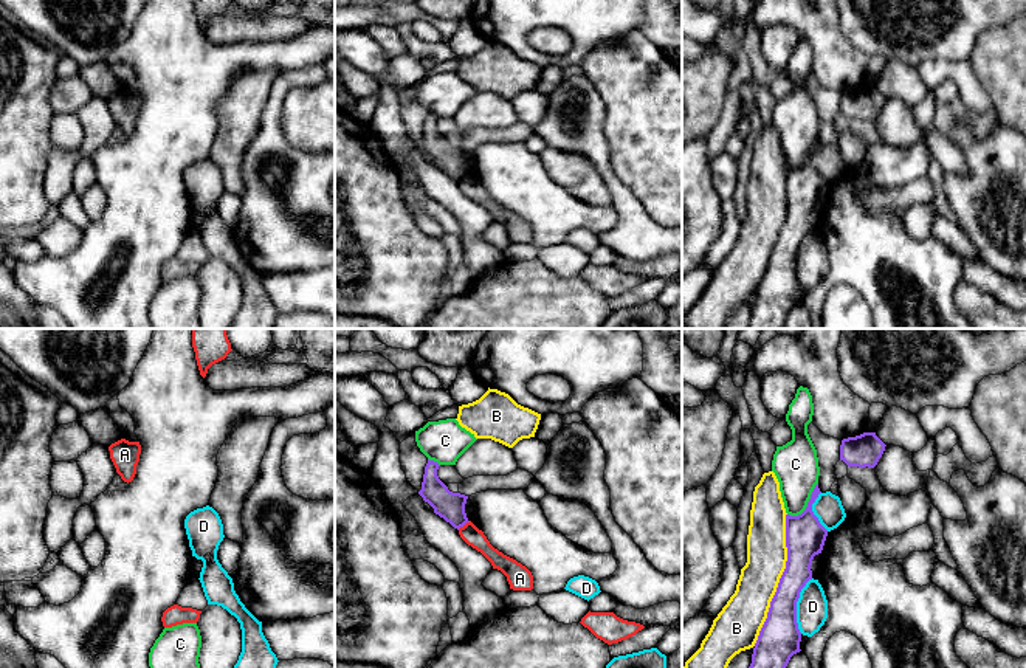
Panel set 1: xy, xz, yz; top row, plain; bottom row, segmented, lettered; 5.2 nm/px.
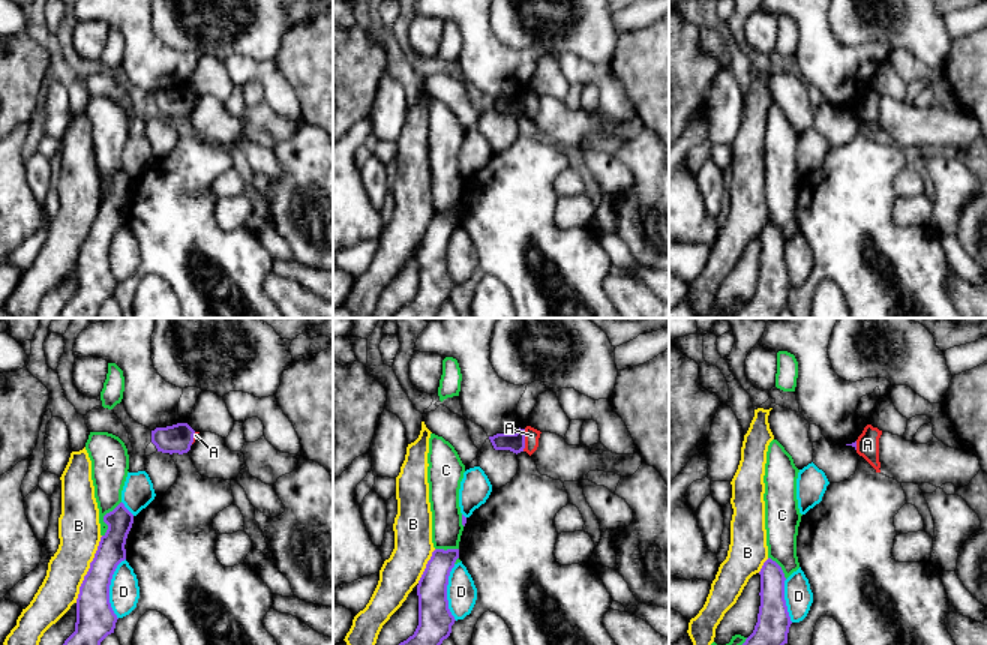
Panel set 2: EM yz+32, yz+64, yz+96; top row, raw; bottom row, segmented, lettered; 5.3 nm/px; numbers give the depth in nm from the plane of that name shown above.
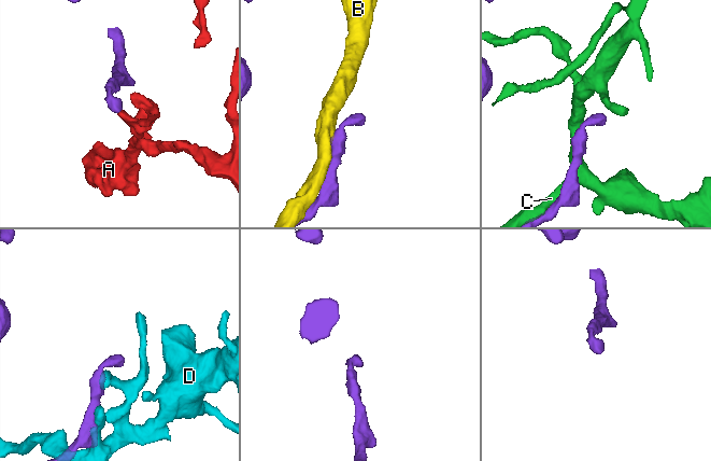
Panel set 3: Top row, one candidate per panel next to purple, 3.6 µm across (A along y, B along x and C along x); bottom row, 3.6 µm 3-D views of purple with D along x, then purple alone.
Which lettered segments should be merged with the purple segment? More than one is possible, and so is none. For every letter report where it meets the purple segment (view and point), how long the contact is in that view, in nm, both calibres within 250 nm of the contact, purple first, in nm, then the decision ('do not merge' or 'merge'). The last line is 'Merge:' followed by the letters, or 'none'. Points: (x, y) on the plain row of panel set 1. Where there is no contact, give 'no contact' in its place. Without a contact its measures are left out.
A: xz (464, 177) | 80 nm | 150/100 nm | do not merge
B: yz (780, 233) | 700 nm | 200/220 nm | do not merge
C: yz (808, 157) | 240 nm | 200/240 nm | do not merge
D: yz (795, 258) | 300 nm | 220/160 nm | do not merge
Merge: none

